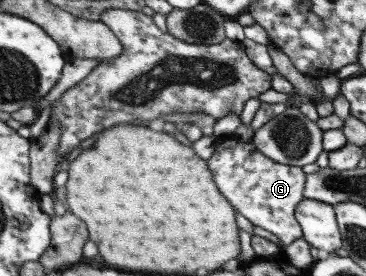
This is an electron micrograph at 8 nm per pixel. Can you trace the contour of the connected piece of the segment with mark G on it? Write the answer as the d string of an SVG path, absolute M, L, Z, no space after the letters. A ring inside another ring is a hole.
M233 136L218 138L207 167L213 173L215 187L229 205L253 226L272 233L281 247L301 238L301 230L293 217L295 206L303 199L304 173L299 167L275 163L256 151L253 144L242 143Z

